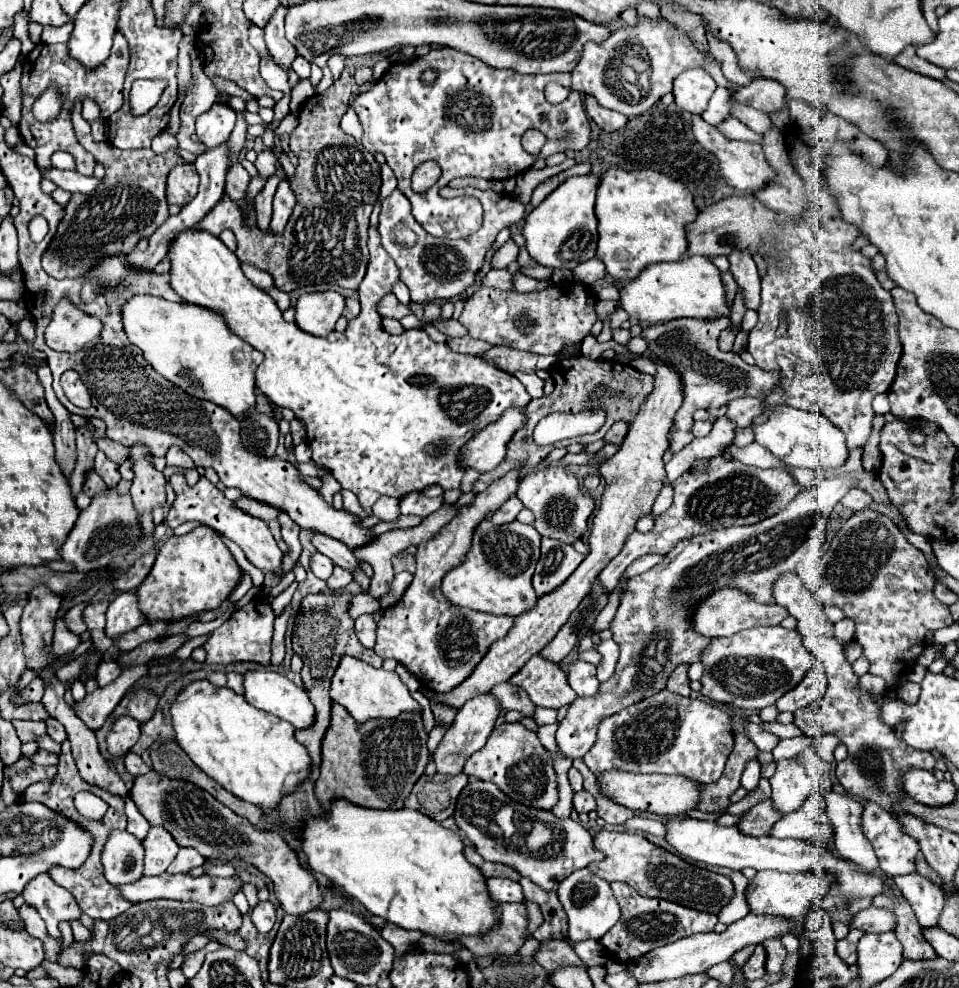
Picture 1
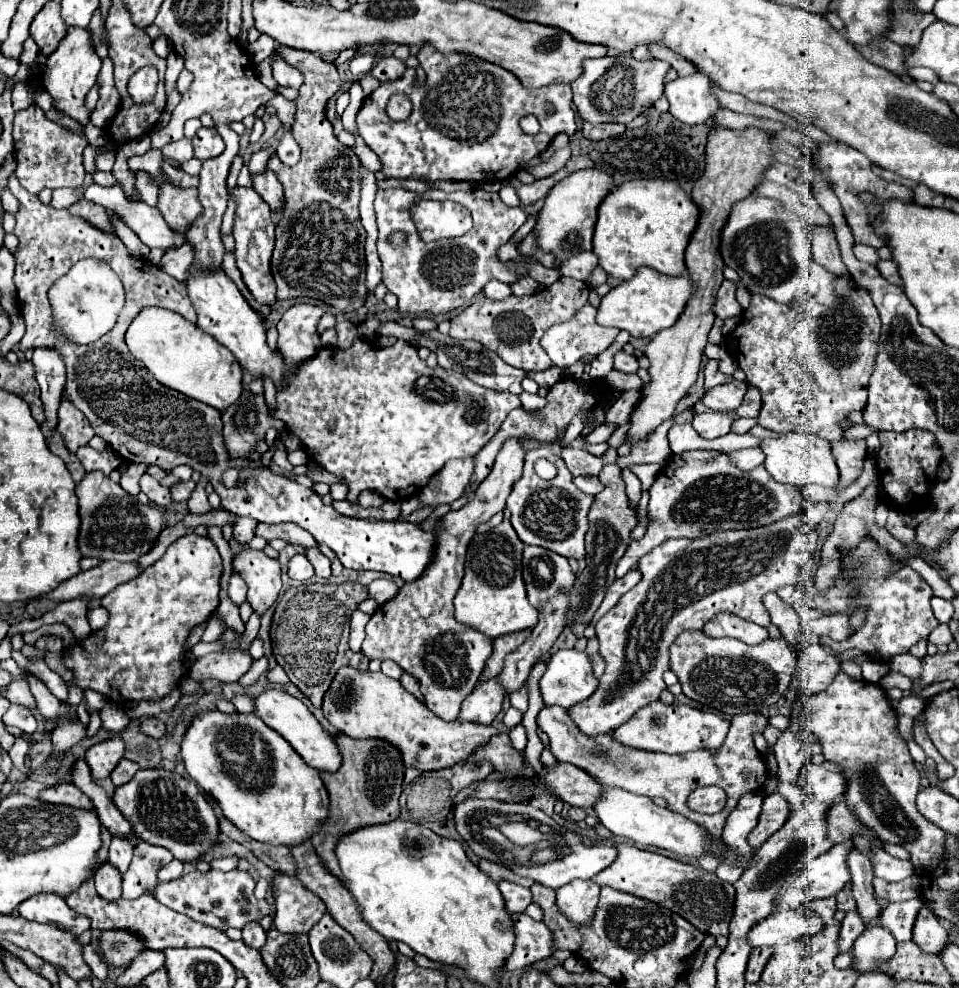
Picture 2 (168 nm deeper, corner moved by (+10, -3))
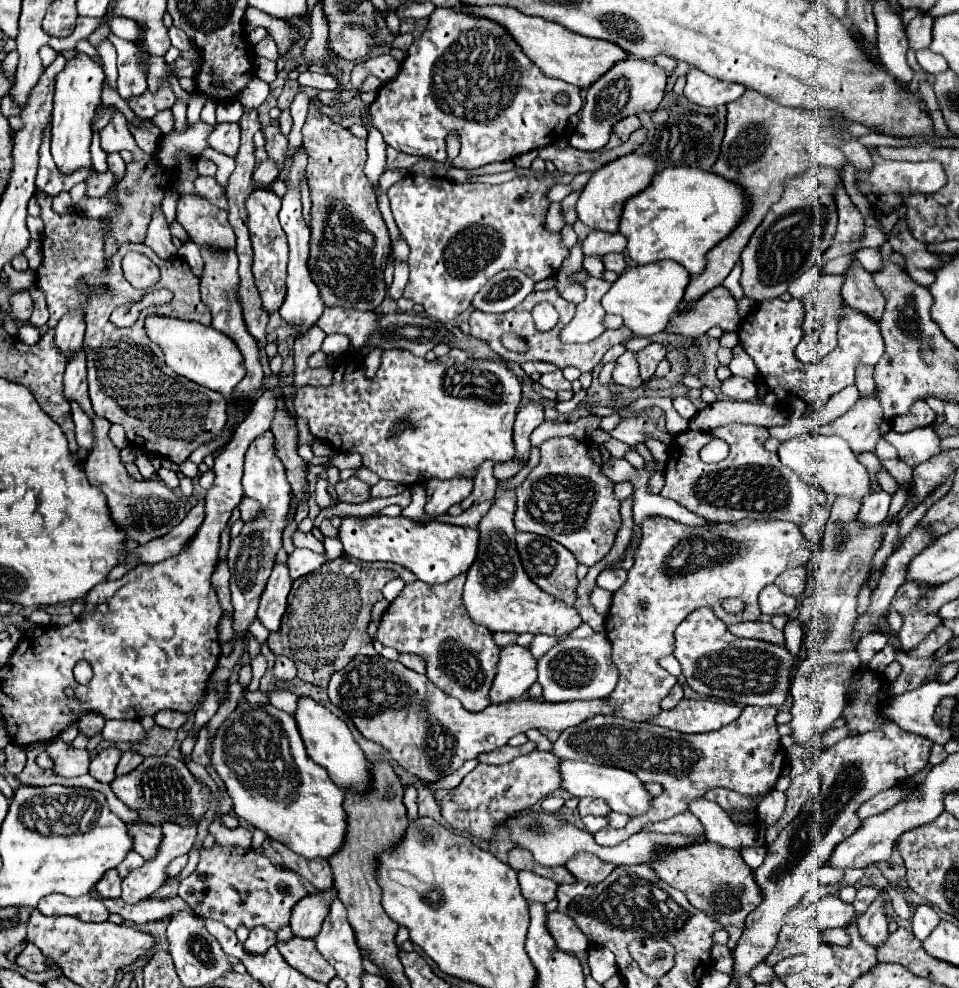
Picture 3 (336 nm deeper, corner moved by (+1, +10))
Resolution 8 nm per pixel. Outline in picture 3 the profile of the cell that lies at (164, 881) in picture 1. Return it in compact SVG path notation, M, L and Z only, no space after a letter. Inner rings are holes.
M219 846L201 848L201 858L193 874L181 880L181 898L191 906L197 916L223 922L233 932L243 924L249 930L255 926L265 926L279 932L289 924L293 906L309 894L301 878L291 872L271 864L269 858L245 850L239 846Z

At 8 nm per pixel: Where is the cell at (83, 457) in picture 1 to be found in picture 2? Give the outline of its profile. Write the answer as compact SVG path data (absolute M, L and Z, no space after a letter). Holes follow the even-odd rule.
M62 401L58 409L58 433L62 433L66 449L72 449L76 453L80 445L88 445L88 441L94 437L94 431L90 429L90 423L70 401Z

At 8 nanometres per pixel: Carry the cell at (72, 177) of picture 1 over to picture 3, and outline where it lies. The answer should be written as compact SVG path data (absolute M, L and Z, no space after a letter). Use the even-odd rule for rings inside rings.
M189 240L187 244L181 246L181 256L179 258L183 258L193 268L195 276L199 278L199 272L203 272L203 258L199 256L199 248L193 244L193 240Z

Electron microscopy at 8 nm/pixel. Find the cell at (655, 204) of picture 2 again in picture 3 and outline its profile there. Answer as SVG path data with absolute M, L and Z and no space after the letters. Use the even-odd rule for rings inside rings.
M665 168L647 192L627 200L619 224L619 232L627 238L627 252L637 264L659 260L679 262L691 278L699 276L707 264L707 252L725 240L739 220L747 214L747 192L731 180L723 180L701 168Z

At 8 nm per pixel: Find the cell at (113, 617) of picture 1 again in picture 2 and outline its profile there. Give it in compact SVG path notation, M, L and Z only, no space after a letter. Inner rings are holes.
M94 605L94 607L92 607L92 611L90 611L88 621L90 621L92 631L96 631L96 629L104 627L104 623L106 623L106 621L110 621L110 617L108 617L108 613L106 613L106 609L104 609L102 605L98 605L98 607Z

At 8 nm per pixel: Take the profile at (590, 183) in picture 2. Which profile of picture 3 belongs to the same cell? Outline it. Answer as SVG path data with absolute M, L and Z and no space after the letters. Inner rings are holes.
M639 154L621 156L613 164L607 164L603 168L599 168L591 176L591 180L587 182L583 194L581 194L579 202L577 202L579 220L583 224L595 228L595 230L617 232L619 220L621 220L621 212L623 212L623 206L625 206L625 200L629 200L635 194L643 192L653 182L653 176L655 174L657 174L655 160L651 160L649 156L639 156Z

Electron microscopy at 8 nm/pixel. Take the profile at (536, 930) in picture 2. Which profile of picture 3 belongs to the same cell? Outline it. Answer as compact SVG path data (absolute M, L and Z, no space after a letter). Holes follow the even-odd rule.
M549 912L547 916L547 928L551 936L555 938L557 946L565 952L585 952L589 950L587 936L579 930L575 920L571 920L563 912Z

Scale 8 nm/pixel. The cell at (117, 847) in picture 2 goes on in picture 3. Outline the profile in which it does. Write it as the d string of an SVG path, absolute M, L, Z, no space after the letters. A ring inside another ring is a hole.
M131 850L131 852L127 854L127 858L117 866L117 872L119 872L119 876L121 876L121 878L125 878L131 870L141 868L141 866L143 866L143 862L145 862L145 860L143 860L137 852L133 852L133 850Z

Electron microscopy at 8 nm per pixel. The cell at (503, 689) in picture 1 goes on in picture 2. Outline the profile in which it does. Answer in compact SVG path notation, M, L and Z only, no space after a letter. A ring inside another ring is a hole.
M524 547L522 571L524 571L524 583L526 583L526 591L528 591L528 601L530 601L530 605L534 605L538 609L540 621L534 627L532 635L514 653L510 653L510 657L506 657L506 665L504 665L502 673L498 675L498 683L508 693L518 691L524 685L524 681L528 679L528 673L530 673L532 665L536 661L540 661L546 653L550 653L554 641L558 639L560 631L564 629L564 613L566 613L566 607L568 607L566 593L574 583L574 573L570 571L568 559L554 553L554 551L542 549L542 547Z

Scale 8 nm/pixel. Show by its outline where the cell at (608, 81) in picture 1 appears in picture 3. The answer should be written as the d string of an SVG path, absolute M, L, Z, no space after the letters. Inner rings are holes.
M633 56L617 62L611 68L611 72L601 76L589 88L587 102L581 110L581 120L569 138L569 146L577 148L577 150L585 150L585 152L597 152L597 150L605 148L605 144L609 142L609 136L611 136L611 128L619 120L623 120L627 116L637 116L641 112L657 110L657 106L661 104L661 100L665 96L665 84L667 84L665 72L653 62L637 60Z

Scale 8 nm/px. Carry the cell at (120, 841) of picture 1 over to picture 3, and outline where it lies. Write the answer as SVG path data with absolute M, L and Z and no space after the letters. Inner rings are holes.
M111 870L111 872L105 872L105 876L99 880L99 884L95 886L97 894L101 898L117 898L119 892L121 892L121 878L117 874L117 870Z

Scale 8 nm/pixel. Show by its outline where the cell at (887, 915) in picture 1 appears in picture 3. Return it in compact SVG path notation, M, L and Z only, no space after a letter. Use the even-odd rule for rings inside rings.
M917 906L913 914L913 934L923 942L931 934L931 930L935 930L939 920L939 914L931 906Z

